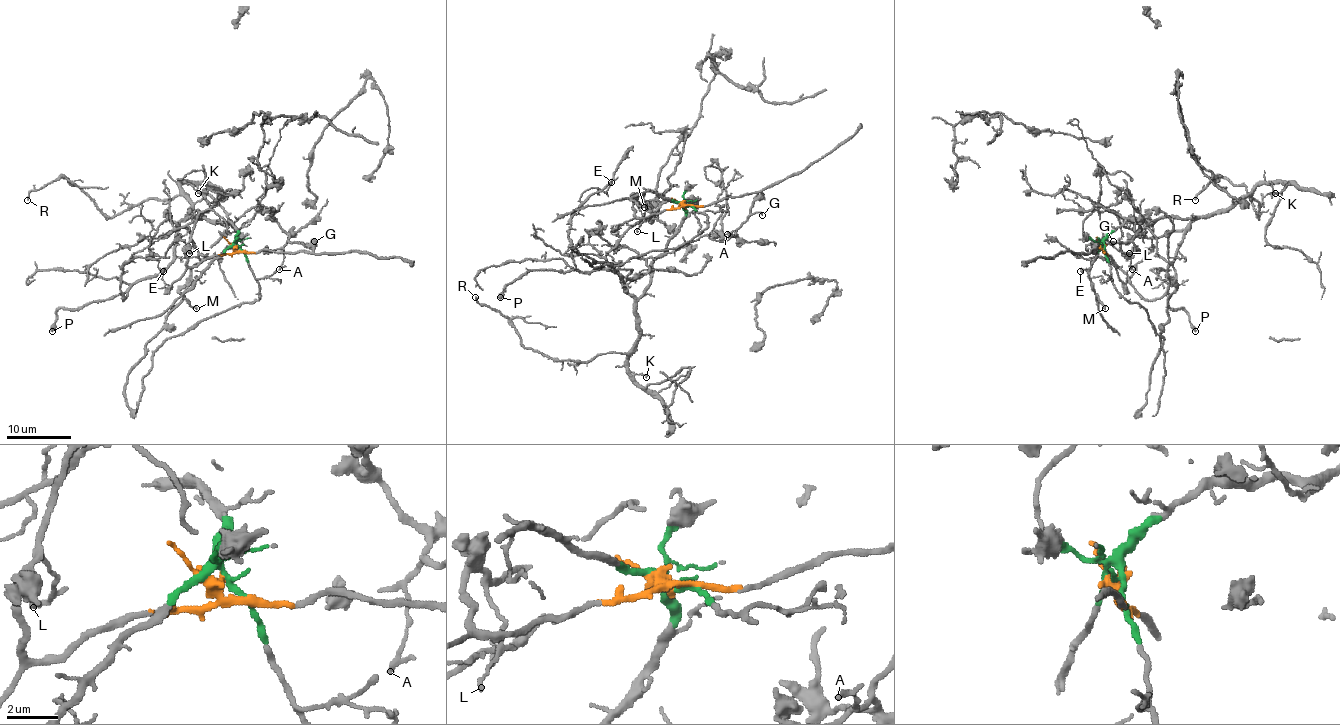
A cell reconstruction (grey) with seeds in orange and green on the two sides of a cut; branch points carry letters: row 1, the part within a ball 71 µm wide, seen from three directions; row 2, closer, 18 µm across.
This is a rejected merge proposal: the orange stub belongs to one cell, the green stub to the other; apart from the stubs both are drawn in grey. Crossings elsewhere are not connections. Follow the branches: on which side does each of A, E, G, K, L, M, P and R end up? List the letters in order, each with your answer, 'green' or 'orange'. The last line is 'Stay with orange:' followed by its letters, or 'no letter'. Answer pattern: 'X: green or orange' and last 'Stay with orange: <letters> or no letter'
A: orange
E: green
G: orange
K: green
L: orange
M: green
P: green
R: green
Stay with orange: A, G, L

